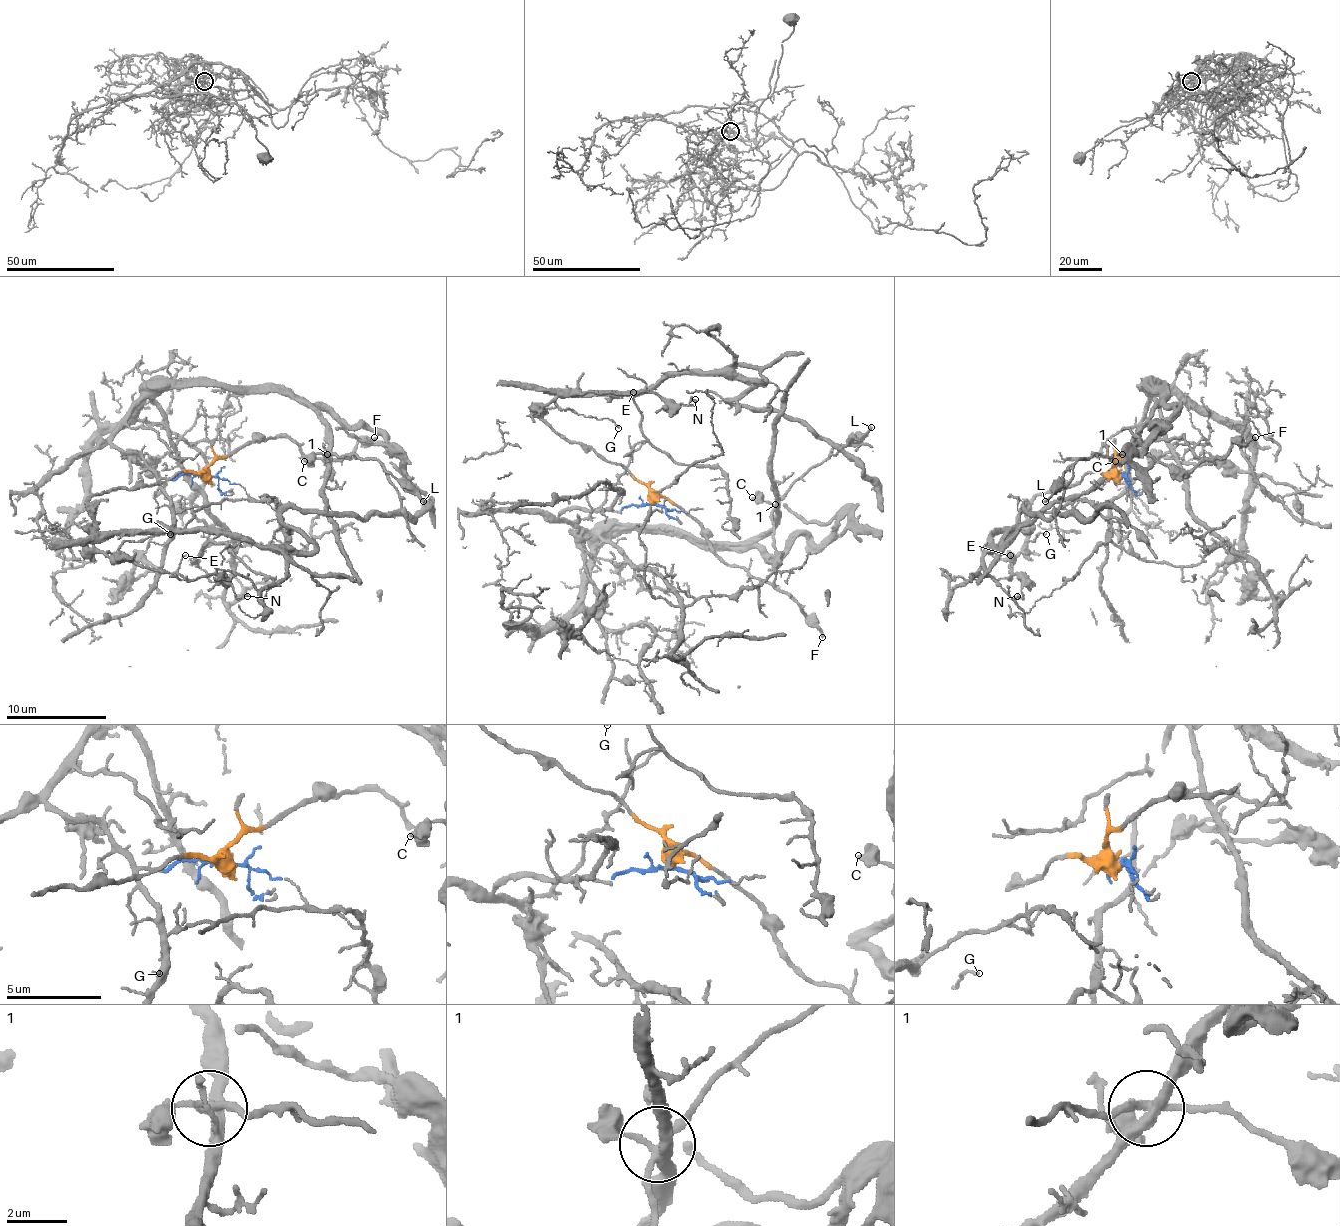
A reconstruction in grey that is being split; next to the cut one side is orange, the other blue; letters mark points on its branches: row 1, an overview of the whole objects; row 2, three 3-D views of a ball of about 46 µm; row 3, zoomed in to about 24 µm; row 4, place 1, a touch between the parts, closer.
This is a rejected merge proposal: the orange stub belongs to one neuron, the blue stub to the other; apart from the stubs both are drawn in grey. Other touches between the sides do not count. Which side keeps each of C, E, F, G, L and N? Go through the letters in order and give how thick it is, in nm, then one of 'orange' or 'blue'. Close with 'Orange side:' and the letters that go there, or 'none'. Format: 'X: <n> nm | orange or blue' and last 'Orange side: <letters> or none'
C: 600 nm | orange
E: 110 nm | orange
F: 240 nm | orange
G: 120 nm | orange
L: 170 nm | orange
N: 130 nm | orange
Orange side: C, E, F, G, L, N

